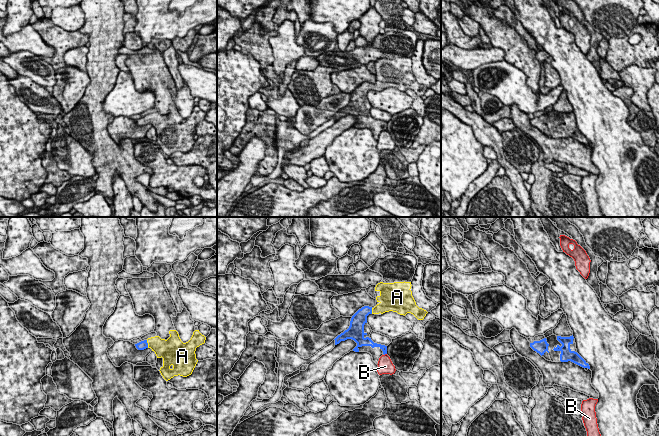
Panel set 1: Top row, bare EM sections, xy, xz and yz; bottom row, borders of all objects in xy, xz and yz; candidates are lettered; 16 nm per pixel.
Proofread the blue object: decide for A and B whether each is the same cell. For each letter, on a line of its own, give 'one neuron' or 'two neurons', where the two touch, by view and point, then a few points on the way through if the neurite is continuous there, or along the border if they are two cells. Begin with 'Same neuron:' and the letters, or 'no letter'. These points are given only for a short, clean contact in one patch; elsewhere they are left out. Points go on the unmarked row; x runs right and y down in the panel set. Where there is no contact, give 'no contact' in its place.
Same neuron: A
A: one neuron; contact xy (147, 120); way xy (142, 121), (147, 120), (157, 120), (162, 124)
B: two neurons; contact xz (385, 129)

